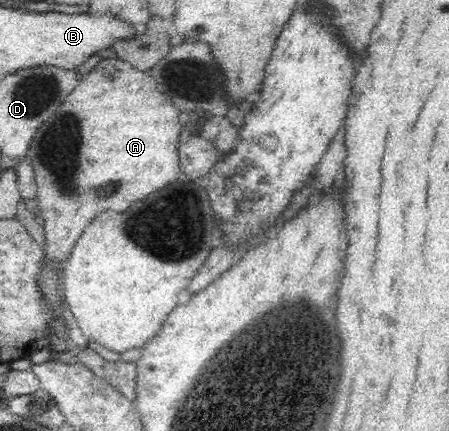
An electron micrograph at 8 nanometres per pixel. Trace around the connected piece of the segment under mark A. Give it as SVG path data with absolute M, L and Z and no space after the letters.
M102 59L87 76L81 78L77 88L61 104L59 112L37 129L27 156L27 161L34 168L37 183L35 200L39 215L43 217L44 230L41 272L37 274L35 283L39 297L49 313L49 319L45 322L47 343L55 354L66 353L74 346L63 316L67 306L63 272L77 239L101 212L125 212L125 208L129 208L133 202L143 200L151 192L157 192L165 188L165 184L171 184L179 178L177 140L182 129L179 128L177 110L169 96L157 92L155 81L147 72L139 71L121 59Z

